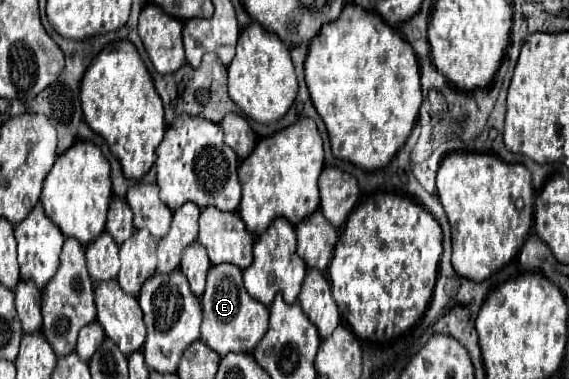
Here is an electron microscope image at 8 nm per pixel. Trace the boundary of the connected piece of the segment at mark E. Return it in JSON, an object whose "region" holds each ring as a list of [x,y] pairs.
{"region":[[[212,265],[202,295],[202,341],[220,357],[228,353],[252,353],[268,329],[268,307],[248,295],[242,283],[242,269],[236,265]]]}

